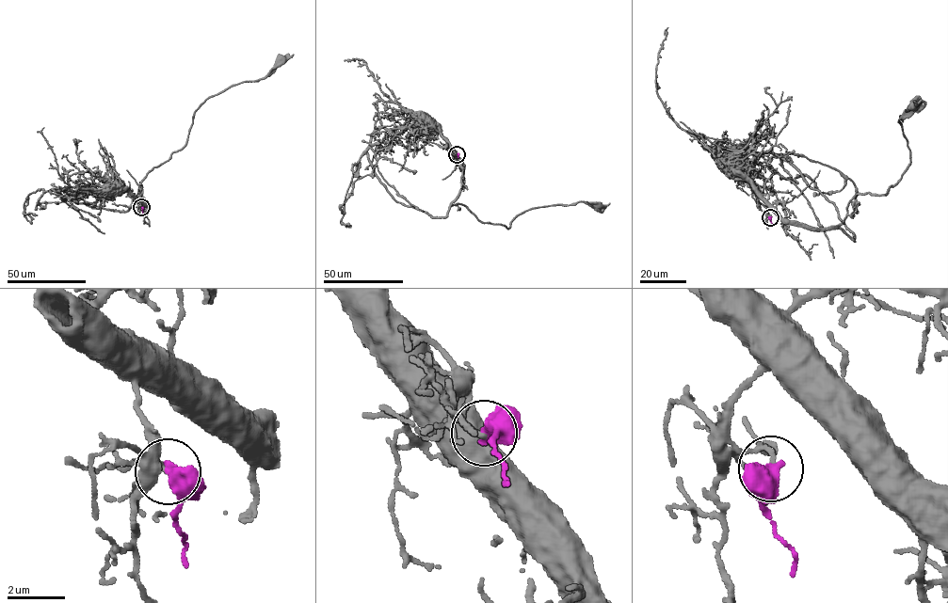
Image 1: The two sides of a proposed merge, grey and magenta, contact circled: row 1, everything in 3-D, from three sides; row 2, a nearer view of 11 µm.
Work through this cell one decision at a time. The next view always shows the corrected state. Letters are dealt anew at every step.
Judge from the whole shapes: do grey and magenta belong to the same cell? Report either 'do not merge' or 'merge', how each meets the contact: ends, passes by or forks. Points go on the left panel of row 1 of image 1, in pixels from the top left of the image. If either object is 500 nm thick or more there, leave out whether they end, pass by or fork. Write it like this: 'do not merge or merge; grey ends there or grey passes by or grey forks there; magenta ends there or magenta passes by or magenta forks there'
do not merge; grey ends there; magenta passes by

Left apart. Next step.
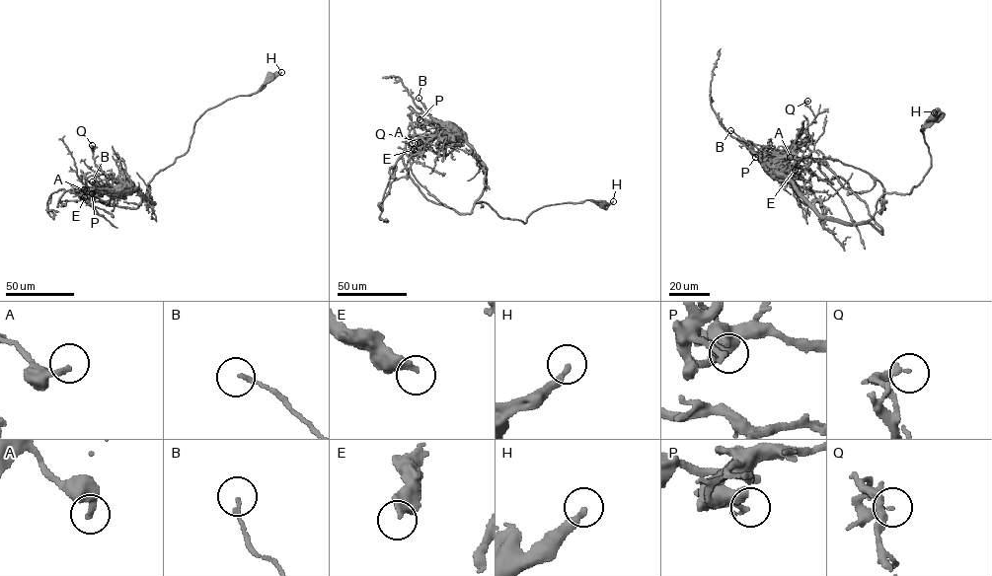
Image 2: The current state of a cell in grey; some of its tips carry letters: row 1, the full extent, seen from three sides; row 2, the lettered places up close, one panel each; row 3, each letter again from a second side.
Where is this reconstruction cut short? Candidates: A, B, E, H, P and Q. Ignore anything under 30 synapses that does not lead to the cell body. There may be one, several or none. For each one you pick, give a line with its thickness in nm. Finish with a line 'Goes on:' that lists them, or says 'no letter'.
Goes on: no letter

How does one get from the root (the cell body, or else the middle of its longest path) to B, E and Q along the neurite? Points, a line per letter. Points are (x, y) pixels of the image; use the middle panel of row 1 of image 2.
B: (601, 203), (544, 206), (525, 223), (476, 203), (486, 168), (419, 98)
E: (601, 203), (544, 206), (525, 223), (482, 201), (458, 214), (413, 181), (402, 156), (414, 149)
Q: (601, 203), (544, 206), (525, 223), (501, 217), (474, 202), (486, 166), (462, 136), (419, 142)

